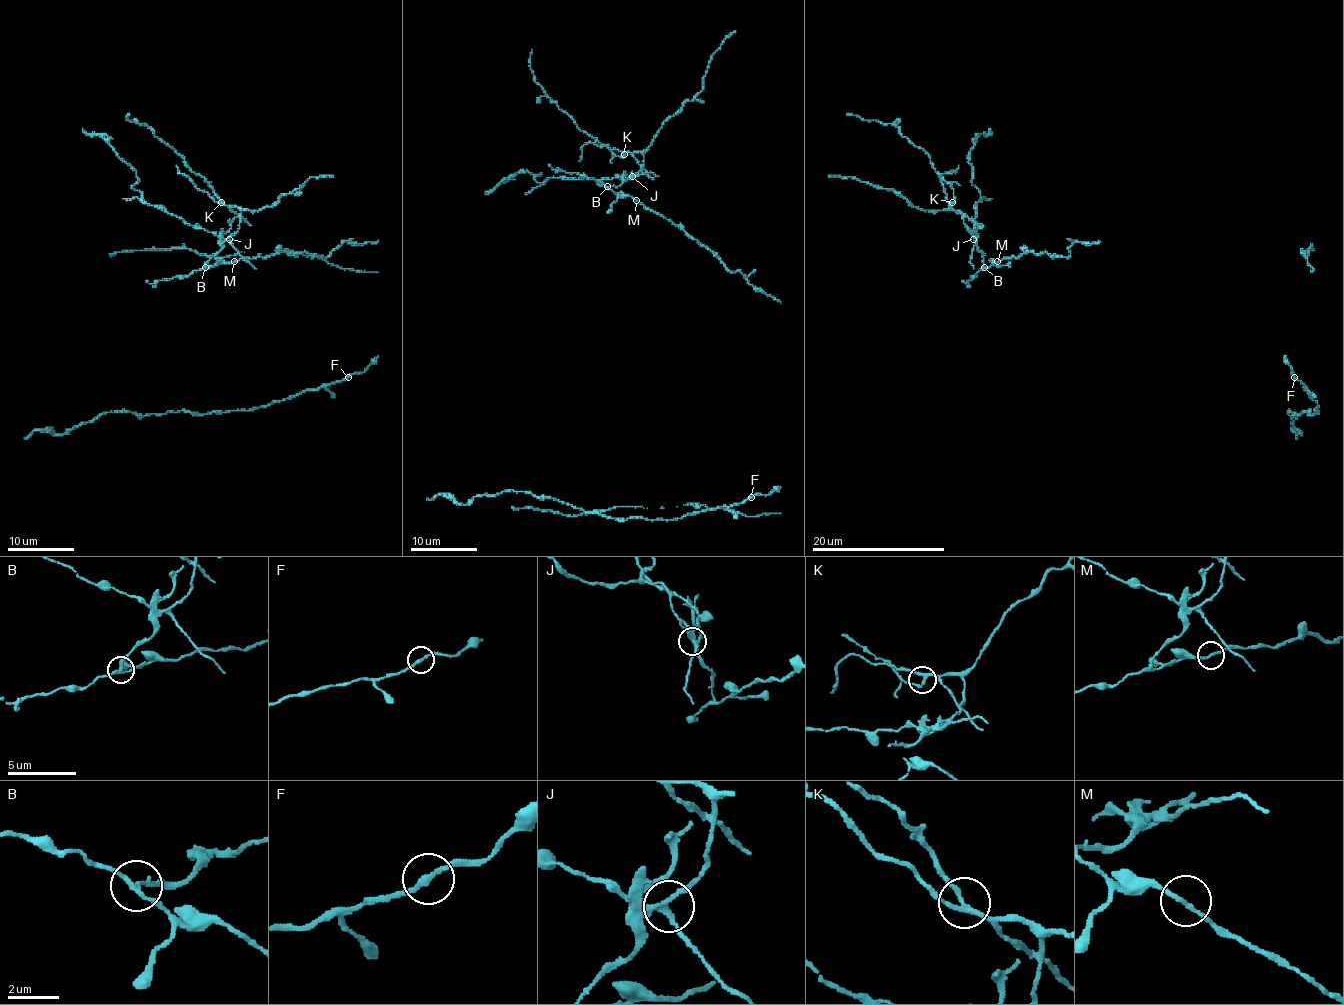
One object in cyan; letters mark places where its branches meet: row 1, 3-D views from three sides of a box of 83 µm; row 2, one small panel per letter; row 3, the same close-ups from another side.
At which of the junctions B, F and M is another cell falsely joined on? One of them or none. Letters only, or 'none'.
B

